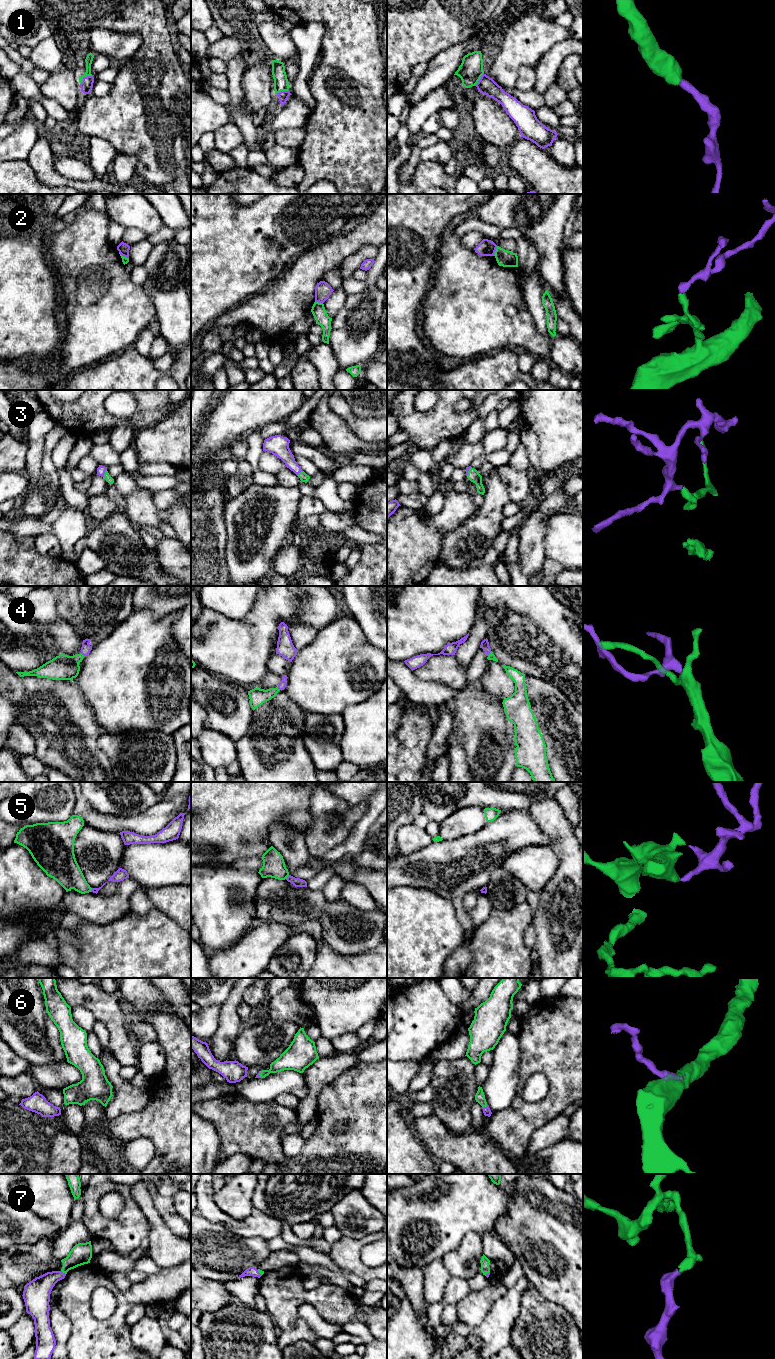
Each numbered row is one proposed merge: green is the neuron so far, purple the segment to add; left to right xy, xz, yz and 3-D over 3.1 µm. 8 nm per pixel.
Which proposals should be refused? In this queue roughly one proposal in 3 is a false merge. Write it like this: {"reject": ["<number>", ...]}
{"reject": ["2"]}

